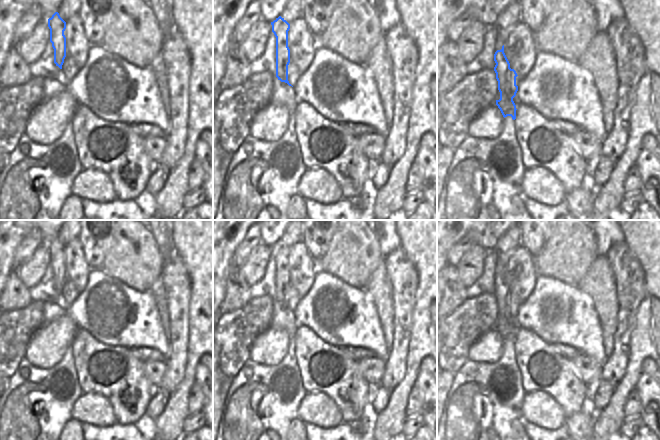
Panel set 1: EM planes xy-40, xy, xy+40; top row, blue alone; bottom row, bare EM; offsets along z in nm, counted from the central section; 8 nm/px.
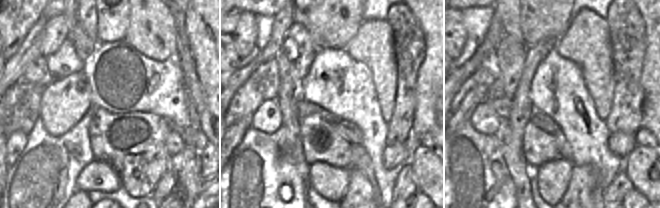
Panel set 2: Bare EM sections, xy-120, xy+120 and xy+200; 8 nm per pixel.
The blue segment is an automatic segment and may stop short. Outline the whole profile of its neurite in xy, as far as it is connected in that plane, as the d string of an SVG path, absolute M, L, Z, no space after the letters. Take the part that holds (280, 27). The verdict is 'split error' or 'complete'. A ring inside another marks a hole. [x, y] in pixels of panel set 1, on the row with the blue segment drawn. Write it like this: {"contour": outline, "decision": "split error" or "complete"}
{"contour": "M281 16L272 25L272 32L276 37L276 77L281 82L292 86L288 81L288 65L290 63L290 49L288 47L288 31L290 24Z", "decision": "complete"}

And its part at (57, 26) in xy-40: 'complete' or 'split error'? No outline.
complete

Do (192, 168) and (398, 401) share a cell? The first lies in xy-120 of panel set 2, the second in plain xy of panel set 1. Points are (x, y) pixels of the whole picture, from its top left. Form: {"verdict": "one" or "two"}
{"verdict": "one"}

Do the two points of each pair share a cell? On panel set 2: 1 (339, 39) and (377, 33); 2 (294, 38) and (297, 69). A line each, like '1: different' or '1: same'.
1: different
2: same

